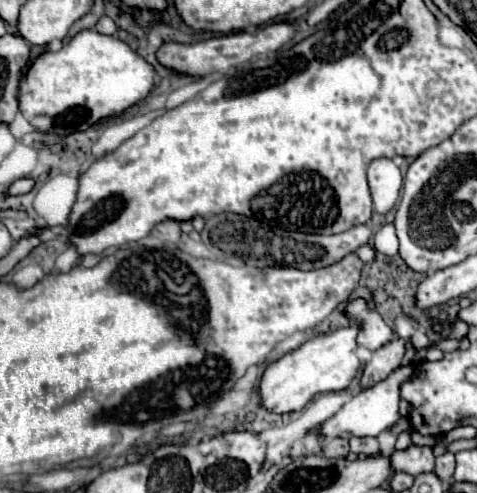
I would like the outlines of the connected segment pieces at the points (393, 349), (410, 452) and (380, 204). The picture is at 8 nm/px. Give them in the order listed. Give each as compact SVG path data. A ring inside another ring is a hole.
M397 338L391 344L385 344L383 348L373 352L373 358L365 364L365 370L363 370L363 376L361 376L361 388L363 390L385 380L395 368L399 368L401 358L405 354L405 342L407 340Z
M409 446L407 450L395 450L389 458L391 470L393 472L405 472L411 476L419 476L425 472L433 470L433 452L431 448L419 448L419 446Z
M377 158L369 164L367 178L375 210L379 214L387 214L395 206L403 184L399 168L389 158Z

